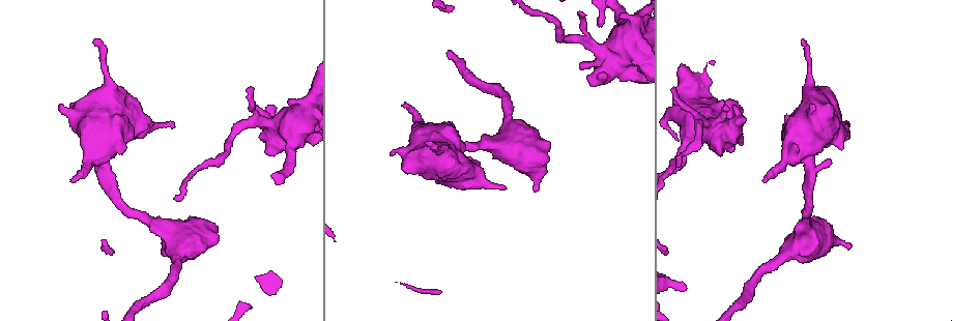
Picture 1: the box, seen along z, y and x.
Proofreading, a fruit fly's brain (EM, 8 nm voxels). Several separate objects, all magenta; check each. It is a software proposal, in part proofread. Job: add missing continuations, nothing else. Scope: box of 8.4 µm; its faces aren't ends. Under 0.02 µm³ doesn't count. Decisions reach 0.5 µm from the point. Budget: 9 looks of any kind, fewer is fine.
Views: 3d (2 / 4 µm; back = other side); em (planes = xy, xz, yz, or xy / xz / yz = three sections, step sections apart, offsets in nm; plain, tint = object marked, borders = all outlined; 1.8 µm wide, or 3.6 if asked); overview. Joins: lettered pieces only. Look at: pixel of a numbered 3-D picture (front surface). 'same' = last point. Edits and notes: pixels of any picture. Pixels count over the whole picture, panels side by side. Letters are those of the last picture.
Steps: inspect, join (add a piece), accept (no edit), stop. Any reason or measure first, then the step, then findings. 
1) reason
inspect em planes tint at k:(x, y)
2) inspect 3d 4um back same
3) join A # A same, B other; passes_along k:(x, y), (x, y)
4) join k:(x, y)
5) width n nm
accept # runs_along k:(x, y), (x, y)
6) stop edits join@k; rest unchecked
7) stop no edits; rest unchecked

branch stops here
inspect 3d 2um at 1:(765, 177)

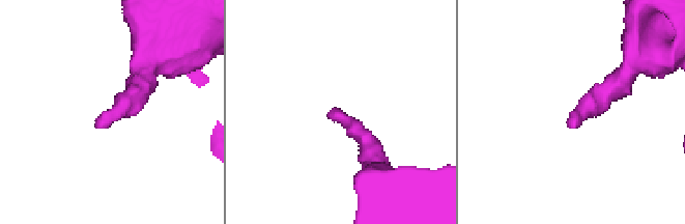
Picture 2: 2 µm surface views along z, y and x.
shape alone is not enough
inspect em xz step 16 tint at 2:(571, 114)

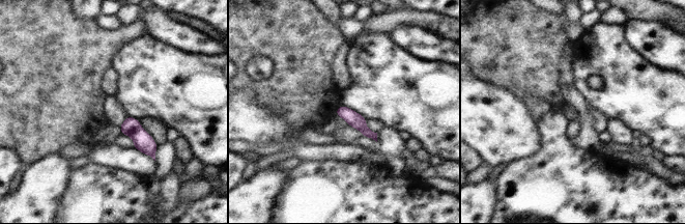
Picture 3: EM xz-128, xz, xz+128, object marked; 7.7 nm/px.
another direction
inspect em planes borders same

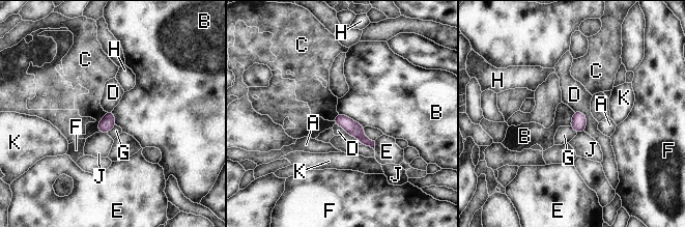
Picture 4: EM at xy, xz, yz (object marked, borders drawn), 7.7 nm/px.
accept # A other, B other, C other, D other, E other, F other, G other, H other, J other, K other; border 4:(339, 113), (354, 119), (364, 126); none of them fits

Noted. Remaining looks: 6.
free end
inspect em planes borders at 1:(503, 186)

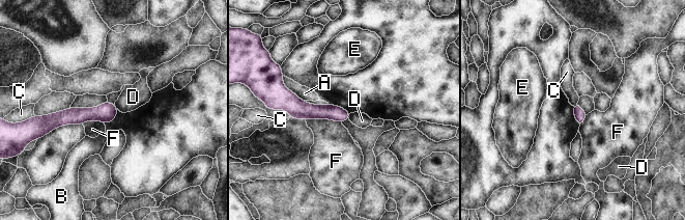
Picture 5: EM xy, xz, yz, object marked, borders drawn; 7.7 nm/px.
longest_contact F 280 nm
accept # A other, B other, C other, D other, E other, F other; border 5:(350, 113), (348, 118); no lettered piece goes on from it

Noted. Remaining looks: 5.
thick end
inspect em planes plain at 1:(829, 161)

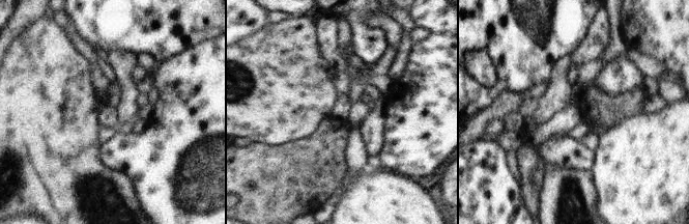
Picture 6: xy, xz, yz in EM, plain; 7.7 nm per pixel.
inspect em planes borders same

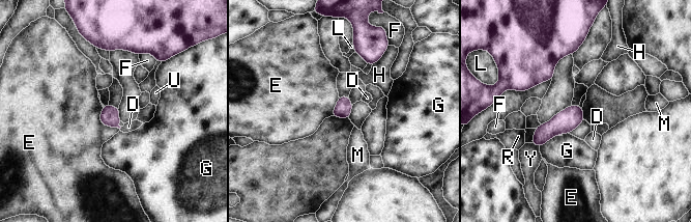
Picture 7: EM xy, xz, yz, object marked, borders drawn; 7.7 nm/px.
accept # D other, E other, F other, G other, H other, L other, M other, R other, U other, Y other; border 7:(102, 107), (101, 121), (119, 129); none of them fits

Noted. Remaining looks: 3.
branch stops here
inspect 3d 2um at 1:(581, 66)

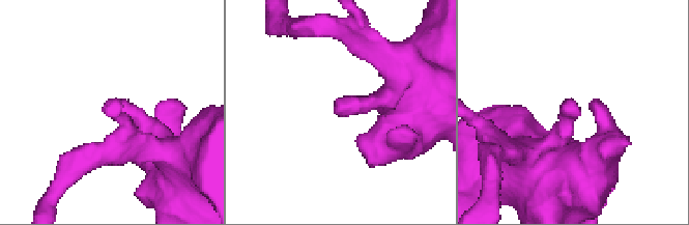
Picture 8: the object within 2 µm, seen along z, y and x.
need the tissue
inspect em 3.6um planes plain at 8:(334, 107)

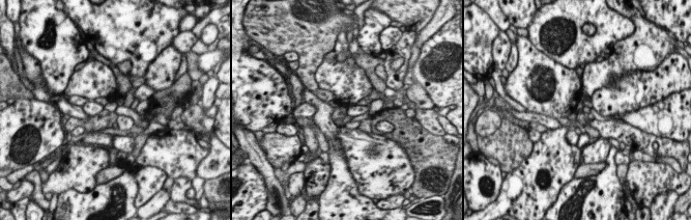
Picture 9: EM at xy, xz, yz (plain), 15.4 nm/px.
inspect em 3.6um planes borders same

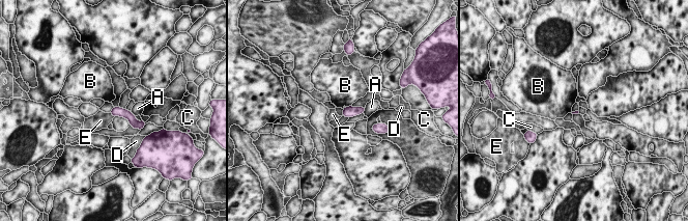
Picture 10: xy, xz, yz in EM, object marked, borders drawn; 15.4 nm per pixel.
accept # A other, B other, C other, D other, E other; border 10:(110, 113), (114, 116); no lettered piece goes on from it

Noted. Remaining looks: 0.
stop no edits; rest unchecked

